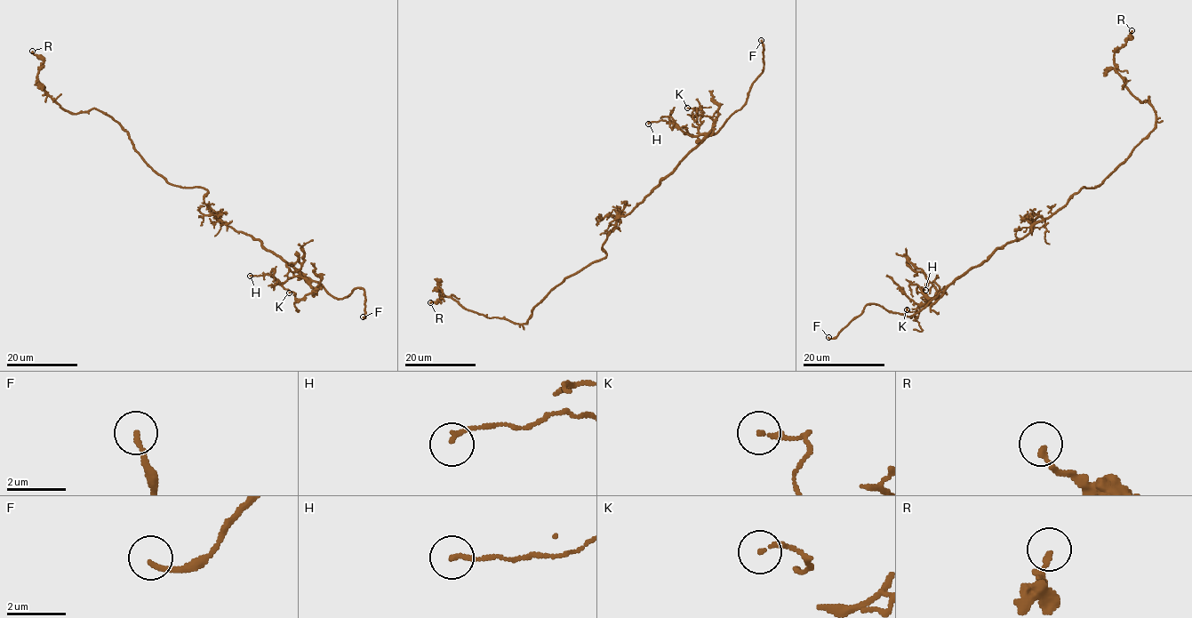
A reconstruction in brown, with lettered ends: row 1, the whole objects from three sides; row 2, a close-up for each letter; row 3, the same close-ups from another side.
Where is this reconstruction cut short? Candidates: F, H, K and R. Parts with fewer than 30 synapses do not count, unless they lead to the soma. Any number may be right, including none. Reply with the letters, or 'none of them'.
F

